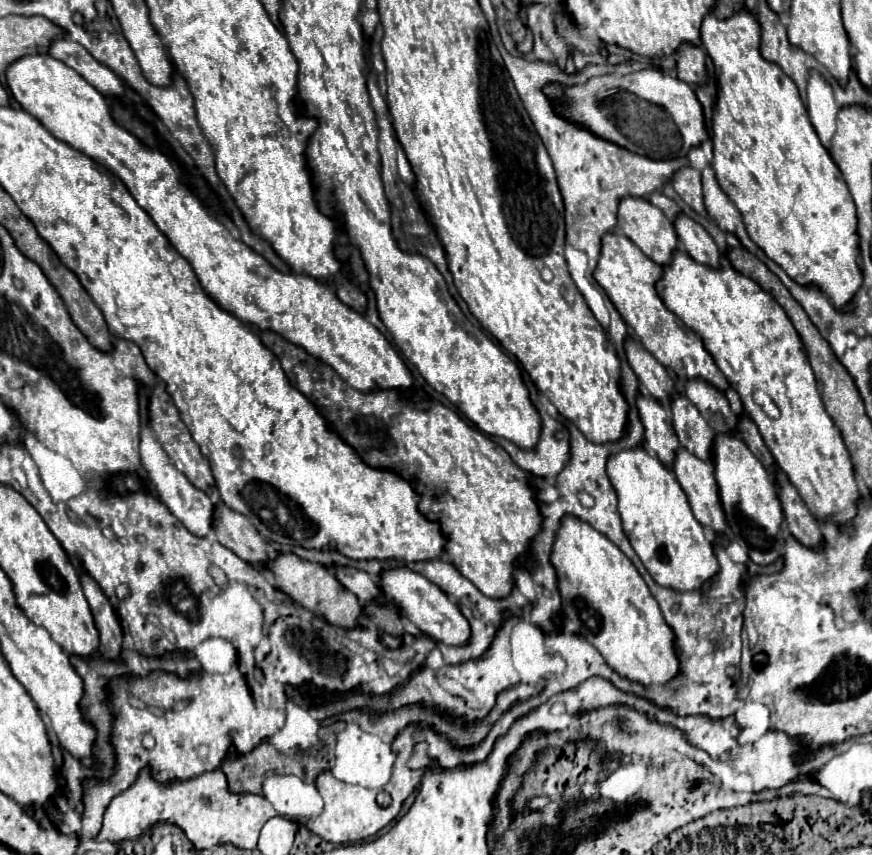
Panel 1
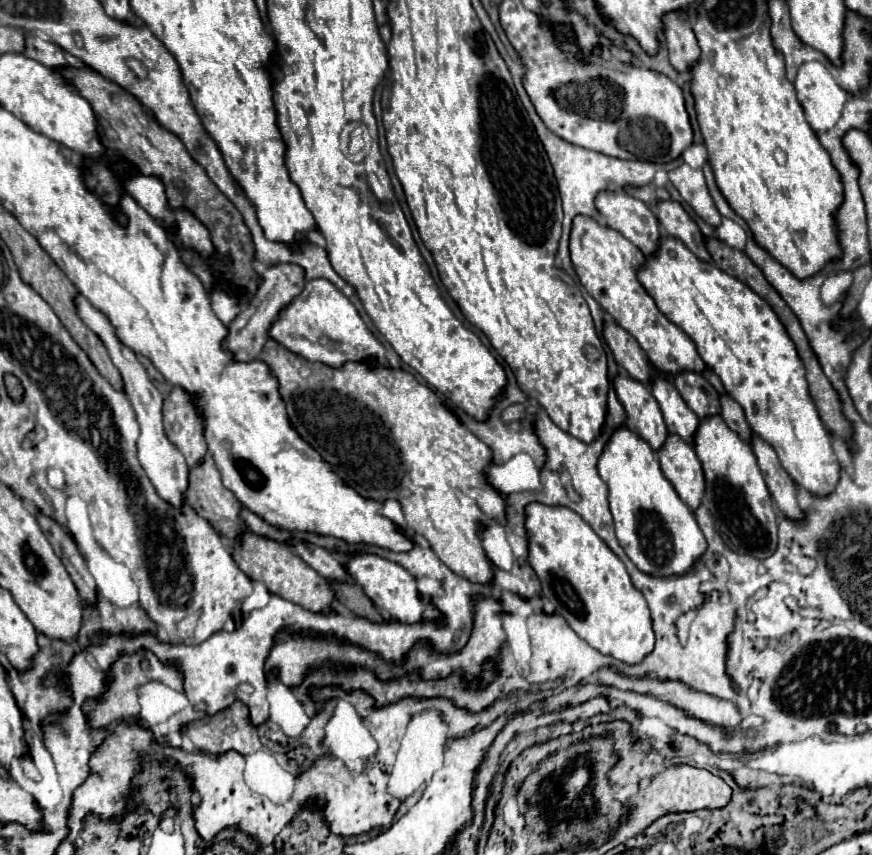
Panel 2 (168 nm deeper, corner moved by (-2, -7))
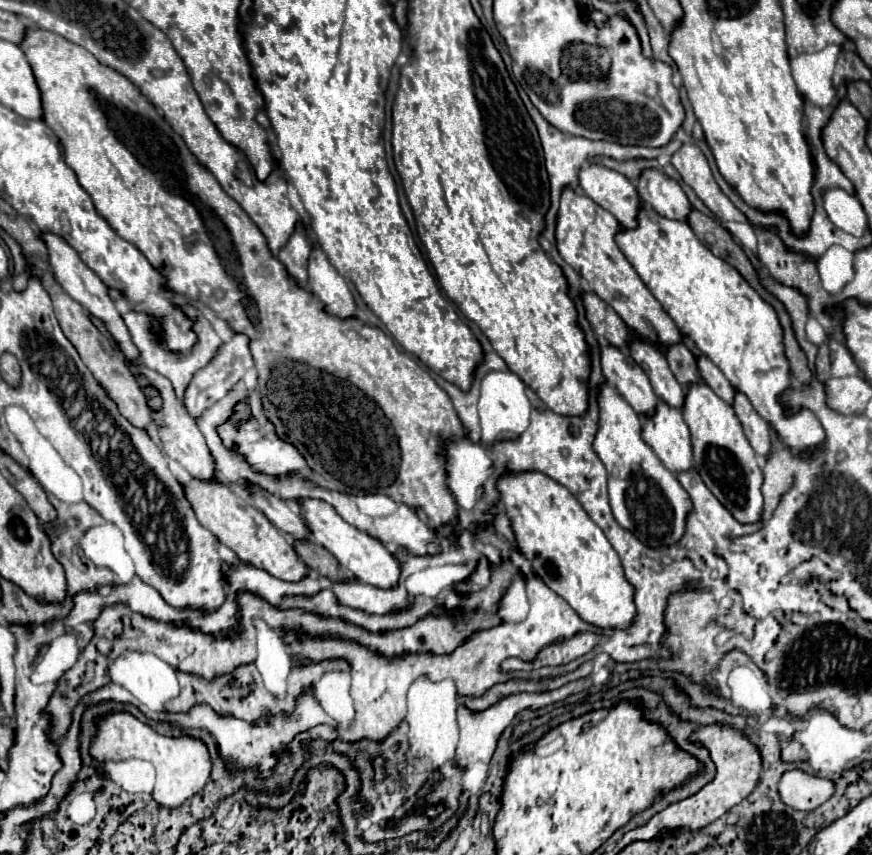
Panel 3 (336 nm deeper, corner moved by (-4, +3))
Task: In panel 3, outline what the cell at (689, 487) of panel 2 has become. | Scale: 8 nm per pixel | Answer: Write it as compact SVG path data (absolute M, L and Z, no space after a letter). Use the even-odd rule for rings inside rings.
M660 402L656 414L644 420L642 438L674 474L682 474L692 468L690 430L678 408Z

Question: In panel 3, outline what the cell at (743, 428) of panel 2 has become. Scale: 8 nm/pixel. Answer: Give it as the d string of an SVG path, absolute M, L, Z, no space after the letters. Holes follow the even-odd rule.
M700 356L698 358L698 370L702 374L702 378L706 380L706 384L728 404L734 402L734 394L736 390L732 388L732 384L726 380L726 376L706 358L706 356Z

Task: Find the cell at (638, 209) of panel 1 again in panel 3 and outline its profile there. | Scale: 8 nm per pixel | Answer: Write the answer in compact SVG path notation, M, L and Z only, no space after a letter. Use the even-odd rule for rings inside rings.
M590 164L580 170L580 188L598 206L614 214L614 218L624 228L638 226L638 212L642 202L636 186L626 176L606 166Z

